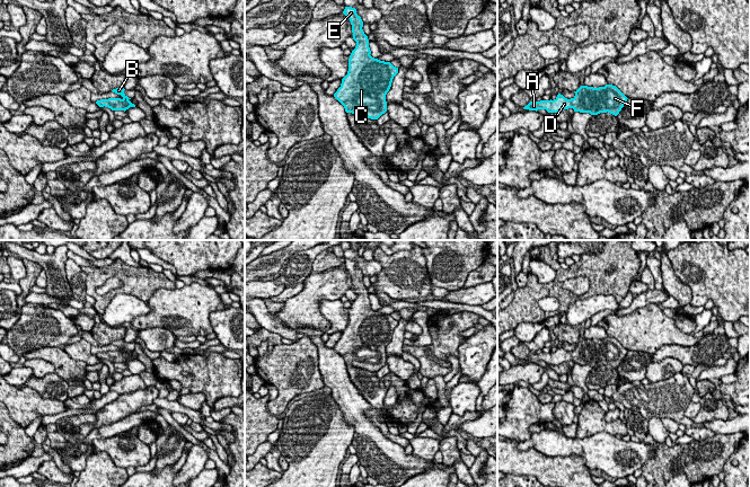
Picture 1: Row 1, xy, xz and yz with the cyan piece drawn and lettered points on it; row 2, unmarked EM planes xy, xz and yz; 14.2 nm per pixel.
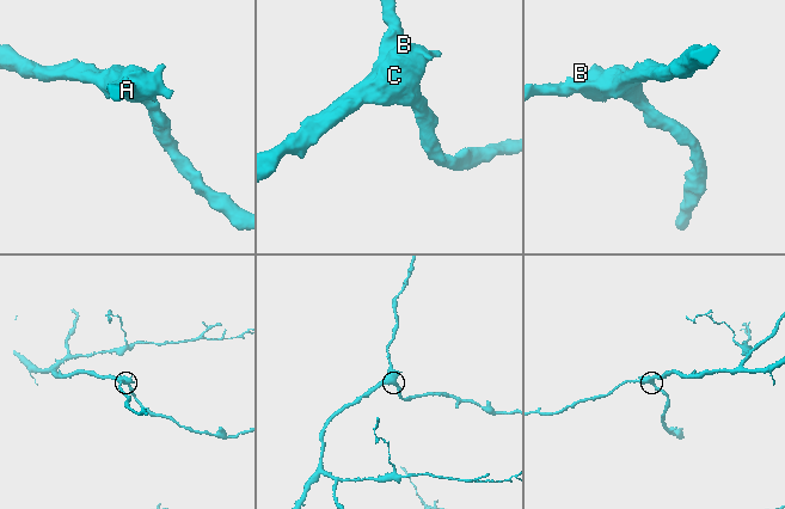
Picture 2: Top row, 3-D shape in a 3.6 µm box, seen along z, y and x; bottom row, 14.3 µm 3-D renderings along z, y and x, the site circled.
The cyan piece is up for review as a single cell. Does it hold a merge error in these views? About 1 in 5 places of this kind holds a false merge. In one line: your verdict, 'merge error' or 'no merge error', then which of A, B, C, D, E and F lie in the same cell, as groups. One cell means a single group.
no merge error; groups A B C D E F

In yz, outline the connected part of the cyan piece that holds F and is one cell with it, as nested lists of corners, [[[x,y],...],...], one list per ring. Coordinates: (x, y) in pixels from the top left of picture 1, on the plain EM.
[[[606,337],[599,340],[581,338],[574,345],[575,348],[571,352],[558,346],[554,353],[530,354],[523,361],[536,364],[538,362],[546,362],[548,365],[558,365],[573,361],[574,364],[590,365],[591,368],[608,364],[617,369],[628,352],[612,337]]]

